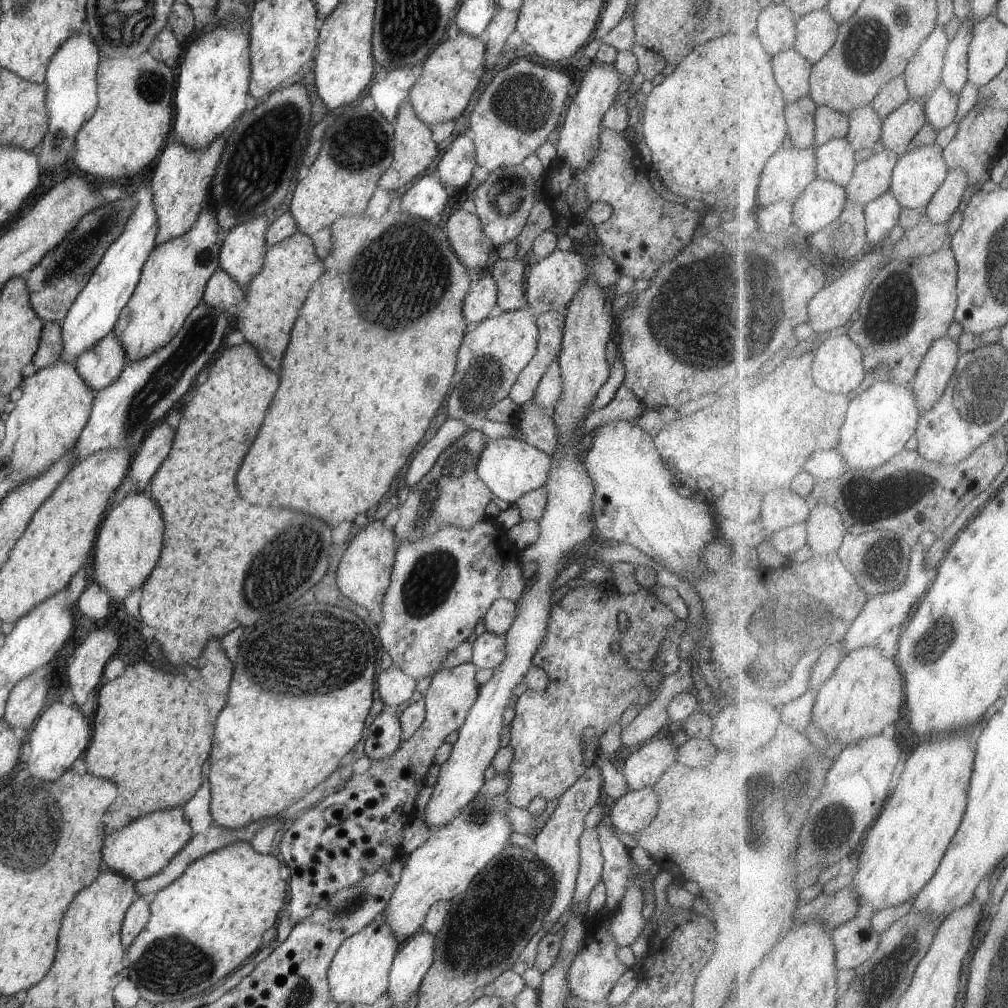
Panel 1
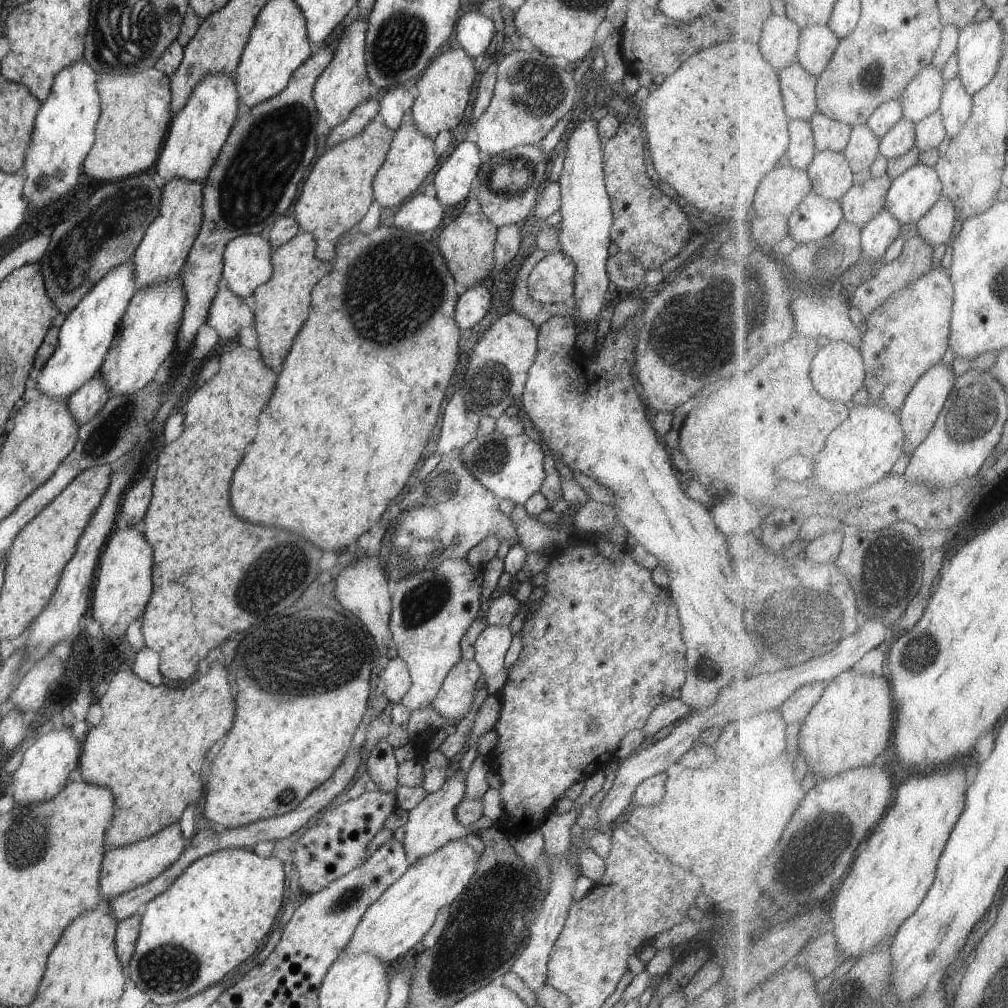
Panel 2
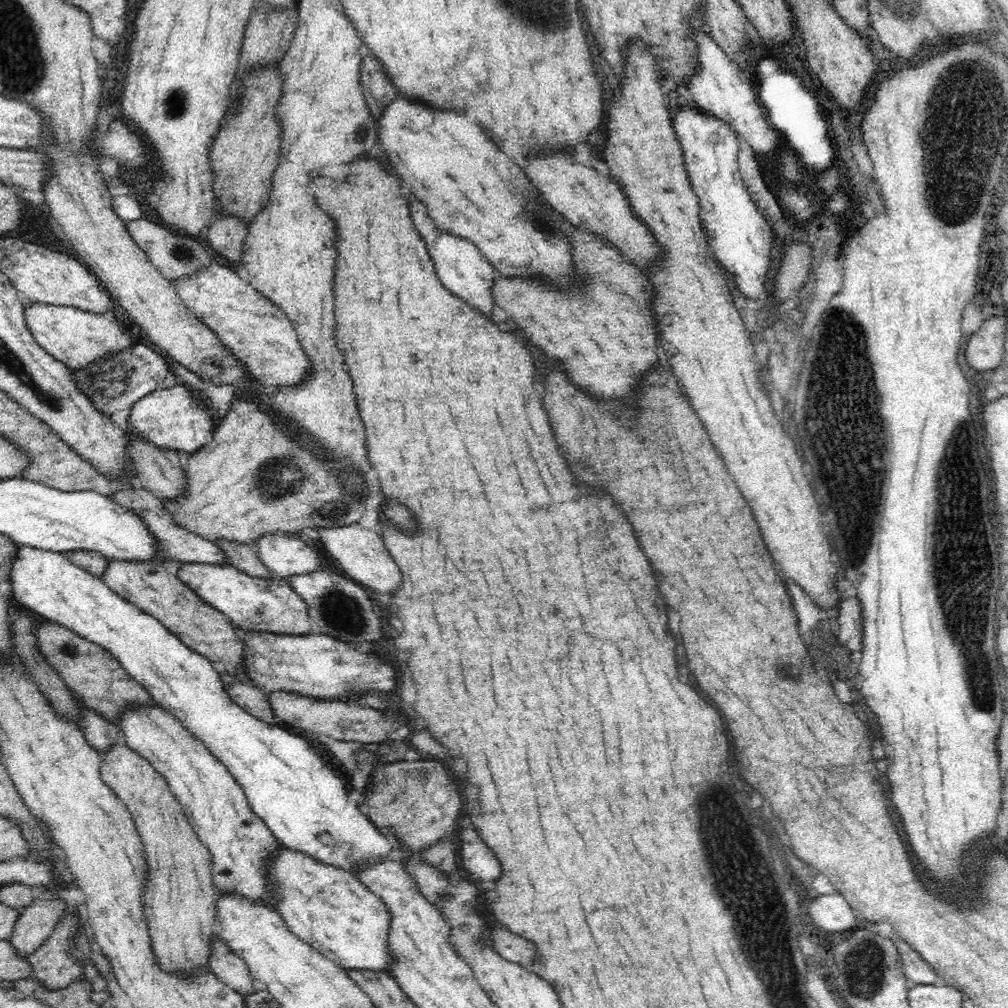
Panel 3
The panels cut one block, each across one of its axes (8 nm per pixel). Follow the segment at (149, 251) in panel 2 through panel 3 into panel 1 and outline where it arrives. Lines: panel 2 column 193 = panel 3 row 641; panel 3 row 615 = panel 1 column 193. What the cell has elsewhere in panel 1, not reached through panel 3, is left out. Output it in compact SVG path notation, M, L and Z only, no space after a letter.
M223 134L210 144L210 148L190 150L186 144L180 144L180 140L169 139L169 144L163 148L151 181L156 209L156 246L182 236L196 224L216 174L225 140L226 135Z

